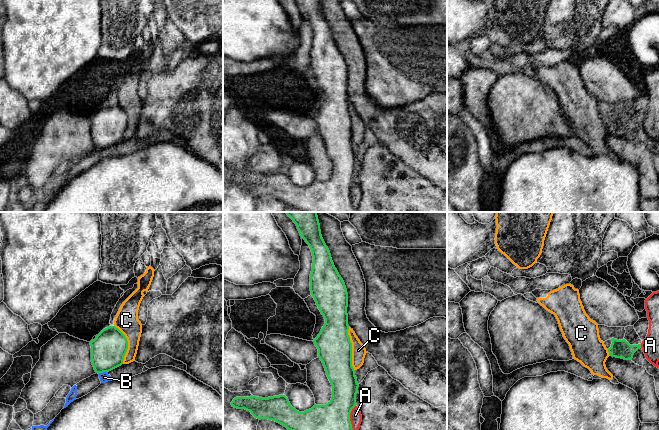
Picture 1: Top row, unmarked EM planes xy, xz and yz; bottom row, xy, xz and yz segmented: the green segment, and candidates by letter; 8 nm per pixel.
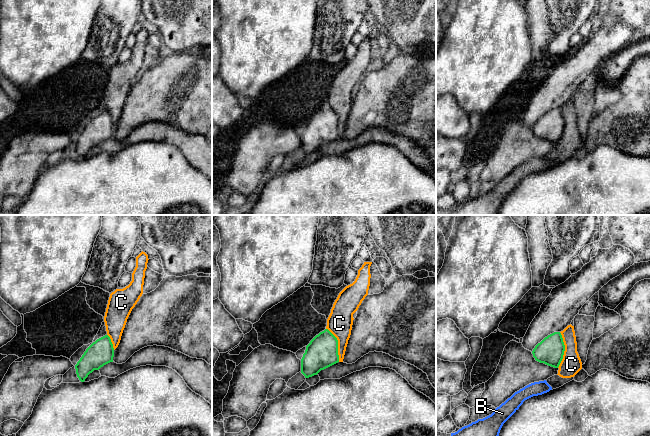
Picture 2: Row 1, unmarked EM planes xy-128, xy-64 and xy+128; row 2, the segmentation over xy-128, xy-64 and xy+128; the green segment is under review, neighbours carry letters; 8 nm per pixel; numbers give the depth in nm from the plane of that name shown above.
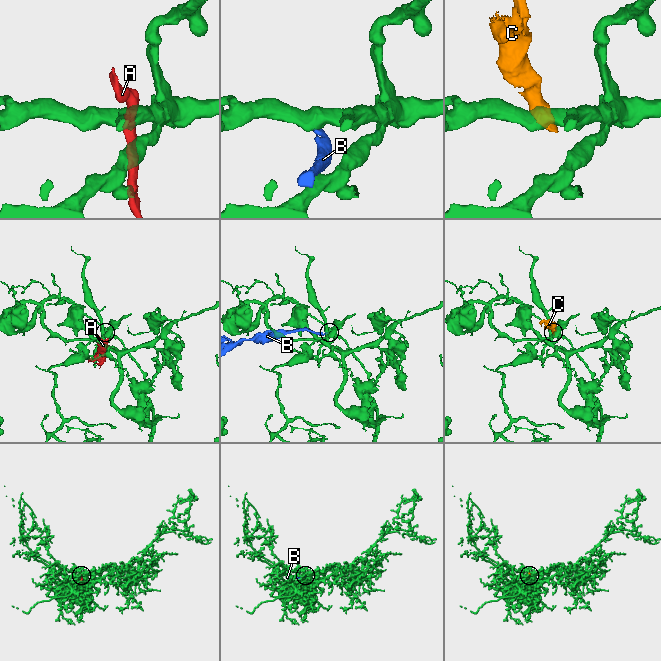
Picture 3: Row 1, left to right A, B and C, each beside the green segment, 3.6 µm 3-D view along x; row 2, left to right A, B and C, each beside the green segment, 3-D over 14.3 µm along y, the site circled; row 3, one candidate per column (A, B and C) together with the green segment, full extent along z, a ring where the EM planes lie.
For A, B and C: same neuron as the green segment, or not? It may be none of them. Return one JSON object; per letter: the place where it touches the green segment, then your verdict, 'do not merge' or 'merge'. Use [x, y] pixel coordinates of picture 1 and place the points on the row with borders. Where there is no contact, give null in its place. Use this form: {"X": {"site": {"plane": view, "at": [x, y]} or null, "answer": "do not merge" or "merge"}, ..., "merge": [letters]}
{"A": {"site": {"plane": "xz", "at": [349, 417]}, "answer": "do not merge"}, "B": {"site": {"plane": "xy", "at": [102, 372]}, "answer": "do not merge"}, "C": {"site": {"plane": "xz", "at": [351, 349]}, "answer": "do not merge"}, "merge": []}

